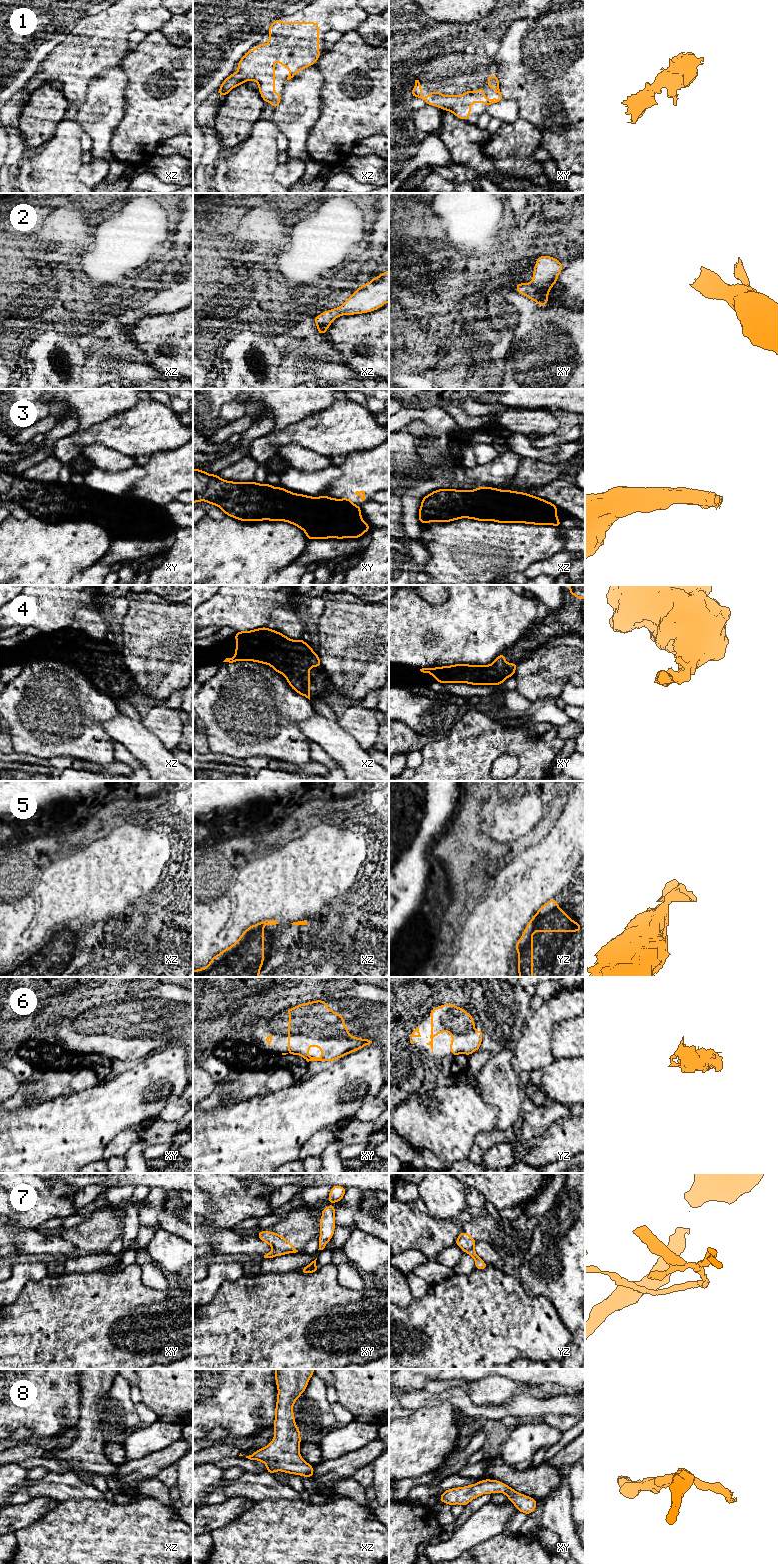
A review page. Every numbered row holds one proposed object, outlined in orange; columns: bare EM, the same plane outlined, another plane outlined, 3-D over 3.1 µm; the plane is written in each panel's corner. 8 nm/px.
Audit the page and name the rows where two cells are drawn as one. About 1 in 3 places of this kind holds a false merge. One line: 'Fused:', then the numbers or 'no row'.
Fused: 7

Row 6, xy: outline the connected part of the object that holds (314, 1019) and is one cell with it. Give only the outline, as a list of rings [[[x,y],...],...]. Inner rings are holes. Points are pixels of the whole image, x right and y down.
[[[315,1000],[299,1004],[287,1009],[286,1014],[291,1018],[288,1020],[288,1052],[282,1055],[300,1055],[307,1062],[309,1061],[335,1061],[352,1052],[358,1051],[372,1041],[363,1038],[353,1037],[349,1029],[344,1025],[343,1014],[337,1014],[333,1009],[328,1009],[326,1001]],[[309,1047],[319,1047],[321,1057],[310,1057]]]

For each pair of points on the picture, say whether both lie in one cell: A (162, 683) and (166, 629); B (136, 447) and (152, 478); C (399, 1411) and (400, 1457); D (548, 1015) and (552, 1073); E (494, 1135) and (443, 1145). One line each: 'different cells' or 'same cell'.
A: same cell
B: different cells
C: different cells
D: different cells
E: different cells

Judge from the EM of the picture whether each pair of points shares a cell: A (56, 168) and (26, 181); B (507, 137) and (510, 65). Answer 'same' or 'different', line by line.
A: same
B: different

